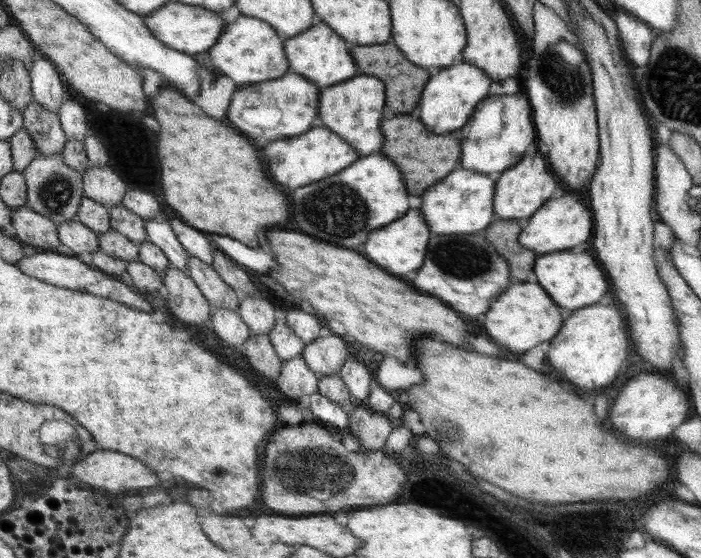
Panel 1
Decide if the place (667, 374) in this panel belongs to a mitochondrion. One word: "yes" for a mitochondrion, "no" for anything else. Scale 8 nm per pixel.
no

